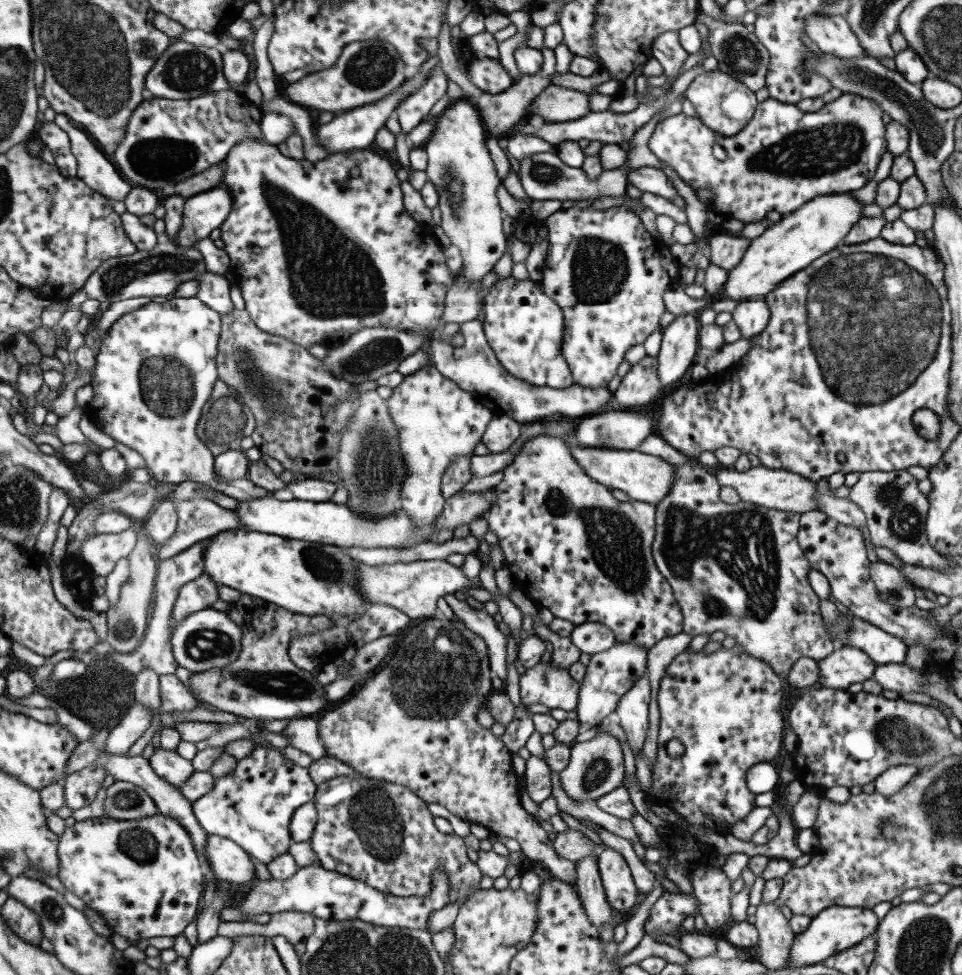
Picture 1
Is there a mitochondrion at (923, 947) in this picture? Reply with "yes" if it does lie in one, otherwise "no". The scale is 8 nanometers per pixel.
yes

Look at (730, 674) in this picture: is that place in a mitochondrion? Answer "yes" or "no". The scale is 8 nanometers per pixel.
yes

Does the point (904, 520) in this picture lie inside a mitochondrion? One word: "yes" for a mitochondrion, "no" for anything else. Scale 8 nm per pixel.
yes

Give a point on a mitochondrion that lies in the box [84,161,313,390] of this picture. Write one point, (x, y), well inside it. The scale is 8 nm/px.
(117, 276)

